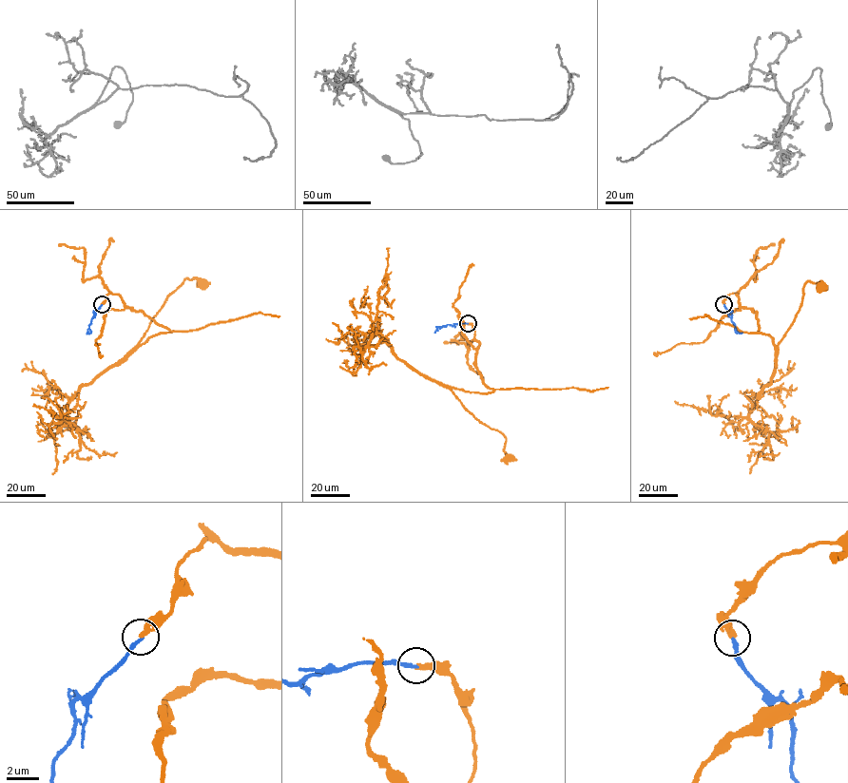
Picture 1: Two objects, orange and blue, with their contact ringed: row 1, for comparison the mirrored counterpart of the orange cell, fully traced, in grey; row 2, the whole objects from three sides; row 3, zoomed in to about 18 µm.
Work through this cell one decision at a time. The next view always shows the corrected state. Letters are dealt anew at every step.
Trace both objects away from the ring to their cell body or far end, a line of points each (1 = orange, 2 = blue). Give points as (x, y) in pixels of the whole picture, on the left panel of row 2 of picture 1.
1: (102, 304), (117, 294), (126, 307), (175, 331), (151, 335), (125, 358), (166, 296), (187, 278), (203, 283)
2: (102, 304), (93, 313), (87, 333)

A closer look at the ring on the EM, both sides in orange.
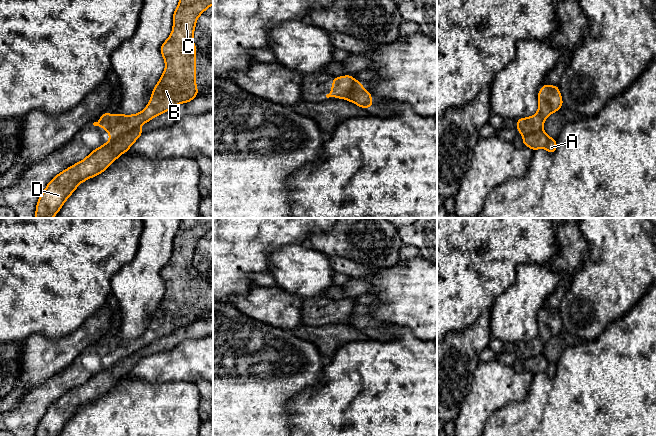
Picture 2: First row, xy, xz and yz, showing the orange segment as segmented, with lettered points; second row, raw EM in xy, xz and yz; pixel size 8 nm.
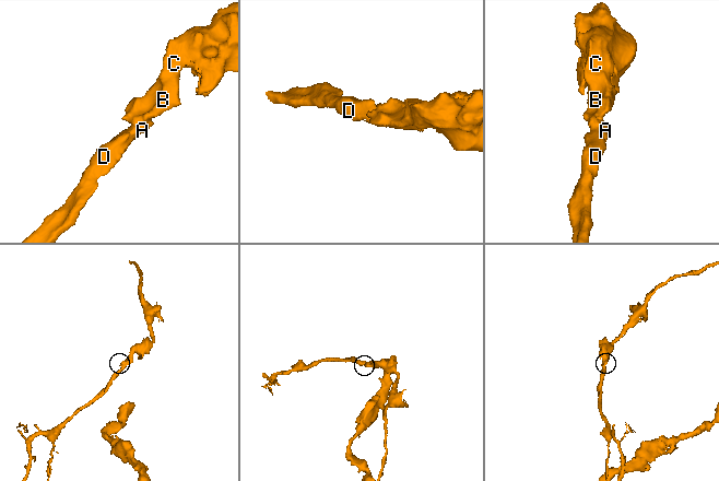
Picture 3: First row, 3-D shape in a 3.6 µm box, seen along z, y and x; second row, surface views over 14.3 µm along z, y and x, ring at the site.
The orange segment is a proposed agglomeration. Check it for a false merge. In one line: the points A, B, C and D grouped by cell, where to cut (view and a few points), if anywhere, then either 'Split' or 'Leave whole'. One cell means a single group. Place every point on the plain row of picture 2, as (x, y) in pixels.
Groups: A D / B C. Split along xy (138, 350), (110, 363). Split

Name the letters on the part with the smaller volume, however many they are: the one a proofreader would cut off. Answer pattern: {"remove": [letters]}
{"remove": ["A", "D"]}

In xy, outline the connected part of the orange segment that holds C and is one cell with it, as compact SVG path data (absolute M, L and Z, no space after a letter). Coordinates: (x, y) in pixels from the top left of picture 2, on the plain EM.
M213 218L181 219L179 228L173 238L173 254L160 272L166 291L153 313L149 327L143 335L135 339L104 337L99 346L93 347L94 350L106 353L110 363L116 363L145 348L152 342L171 334L178 328L188 327L196 321L198 318L196 311L196 269L193 266L193 257L197 242L211 229L213 229Z

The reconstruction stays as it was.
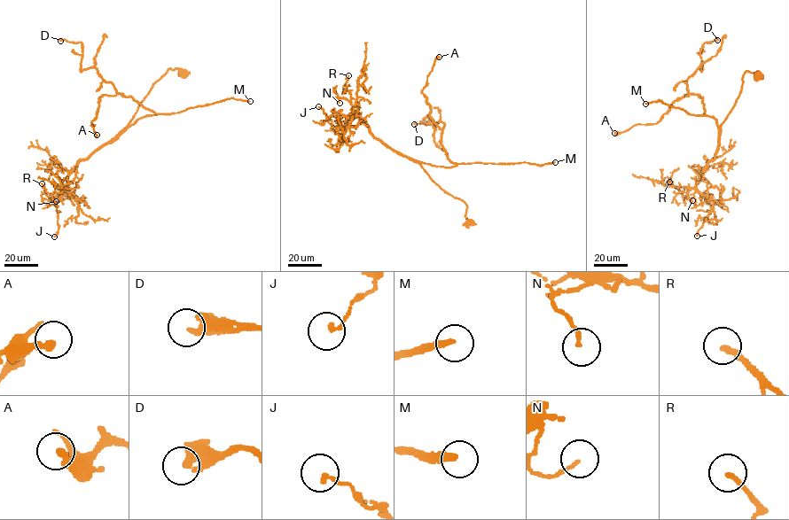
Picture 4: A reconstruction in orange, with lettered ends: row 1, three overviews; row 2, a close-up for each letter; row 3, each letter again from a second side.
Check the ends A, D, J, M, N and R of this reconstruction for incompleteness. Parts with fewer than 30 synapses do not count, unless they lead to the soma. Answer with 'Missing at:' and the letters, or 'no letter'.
Missing at: M

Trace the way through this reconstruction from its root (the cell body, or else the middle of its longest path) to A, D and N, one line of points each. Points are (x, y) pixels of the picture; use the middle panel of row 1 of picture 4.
A: (471, 222), (465, 203), (404, 156), (432, 166), (456, 165), (421, 92), (439, 57)
D: (471, 222), (465, 203), (404, 156), (455, 166), (441, 142), (444, 124), (414, 124)
N: (471, 222), (464, 203), (445, 192), (420, 165), (374, 136), (348, 101), (340, 97), (339, 103)

